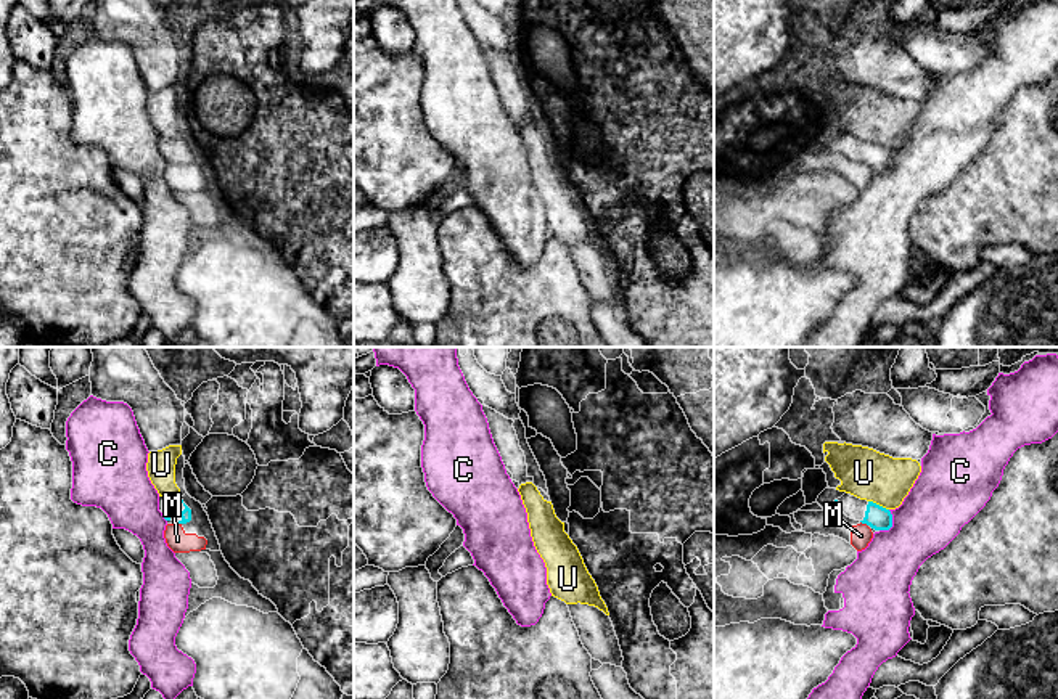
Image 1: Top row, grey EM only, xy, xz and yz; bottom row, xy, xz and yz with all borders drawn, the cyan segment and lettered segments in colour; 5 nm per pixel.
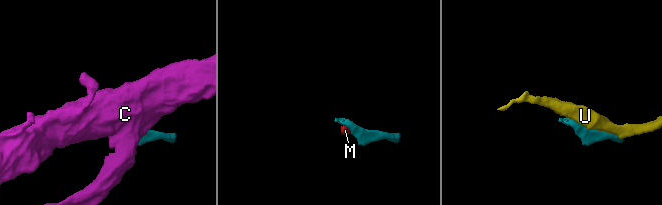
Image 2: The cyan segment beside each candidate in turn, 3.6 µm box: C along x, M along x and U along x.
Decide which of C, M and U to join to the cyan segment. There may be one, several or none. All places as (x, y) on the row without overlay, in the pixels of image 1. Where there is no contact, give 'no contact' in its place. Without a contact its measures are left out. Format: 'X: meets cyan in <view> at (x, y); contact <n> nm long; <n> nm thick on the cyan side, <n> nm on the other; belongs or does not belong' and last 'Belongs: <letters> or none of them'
C: meets cyan in yz at (891, 164); contact 120 nm long; 120 nm thick on the cyan side, 320 nm on the other; does not belong
M: meets cyan in yz at (864, 163); contact 50 nm long; 120 nm thick on the cyan side, 110 nm on the other; does not belong
U: meets cyan in yz at (878, 145); contact 120 nm long; 120 nm thick on the cyan side, 260 nm on the other; does not belong
Belongs: none of them

